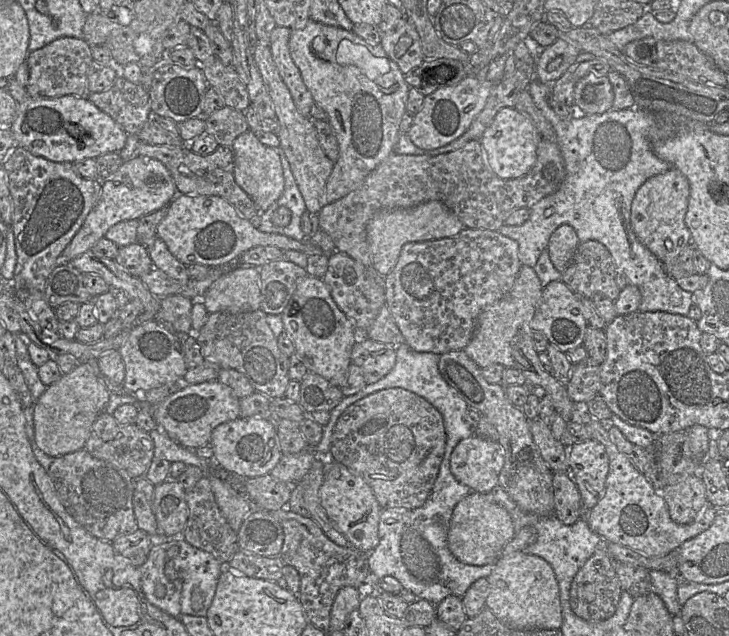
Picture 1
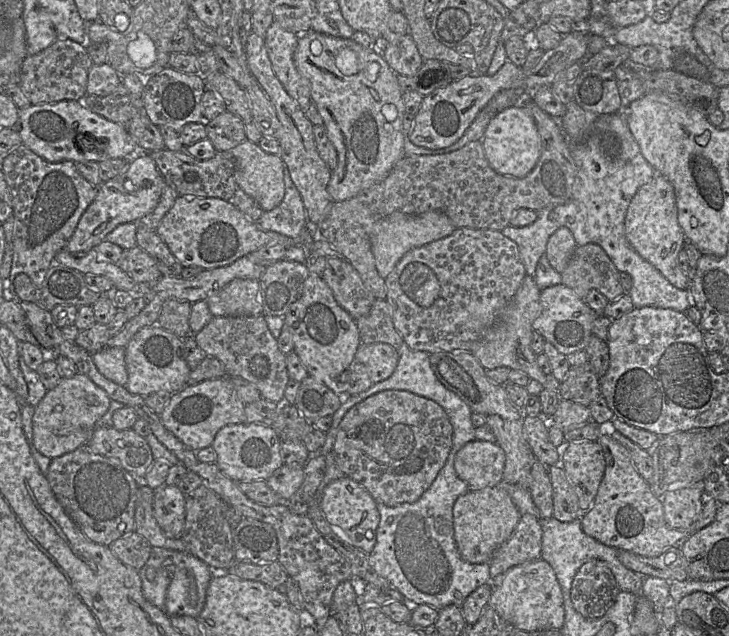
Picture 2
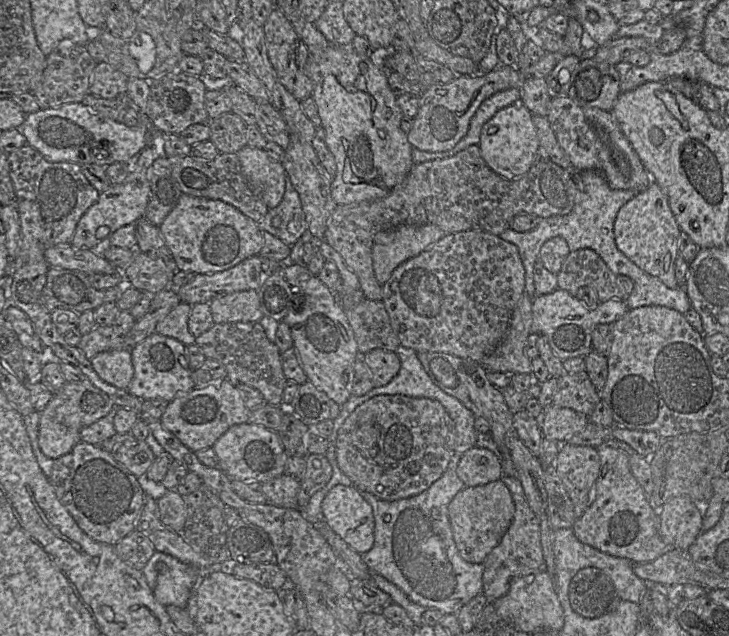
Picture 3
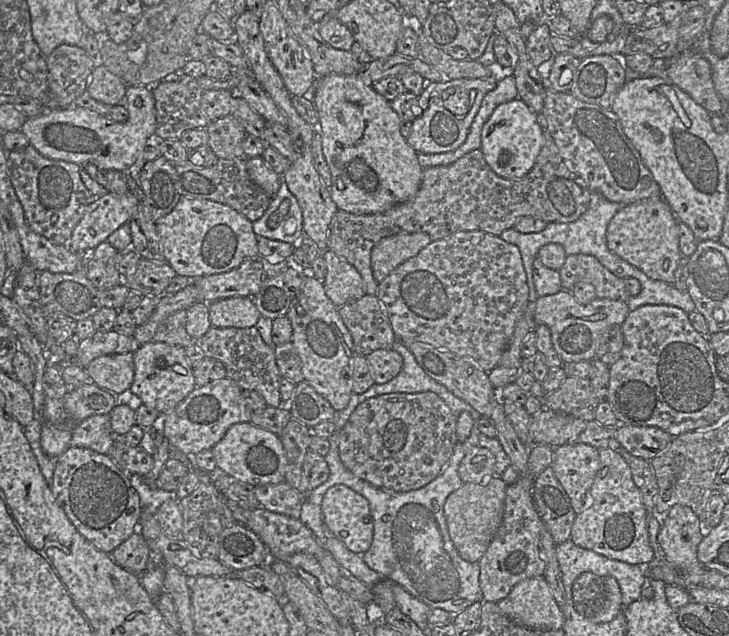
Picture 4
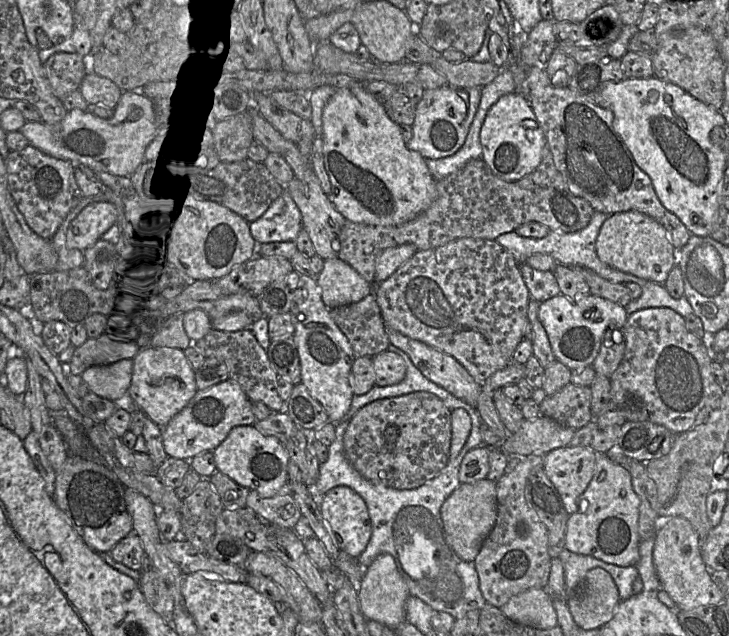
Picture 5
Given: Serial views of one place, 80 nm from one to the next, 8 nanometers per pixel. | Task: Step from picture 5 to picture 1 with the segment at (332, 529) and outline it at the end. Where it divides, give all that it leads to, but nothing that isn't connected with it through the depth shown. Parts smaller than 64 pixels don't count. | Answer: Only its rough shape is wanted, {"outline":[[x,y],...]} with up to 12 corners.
{"outline":[[324,463],[329,519],[355,548],[379,544],[383,509],[363,478]]}

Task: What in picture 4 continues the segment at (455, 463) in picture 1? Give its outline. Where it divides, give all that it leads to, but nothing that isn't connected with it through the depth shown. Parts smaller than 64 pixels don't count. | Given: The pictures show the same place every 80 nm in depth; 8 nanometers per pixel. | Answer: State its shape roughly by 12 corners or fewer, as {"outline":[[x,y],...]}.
{"outline":[[472,447],[458,474],[463,483],[482,483],[495,475],[495,457]]}

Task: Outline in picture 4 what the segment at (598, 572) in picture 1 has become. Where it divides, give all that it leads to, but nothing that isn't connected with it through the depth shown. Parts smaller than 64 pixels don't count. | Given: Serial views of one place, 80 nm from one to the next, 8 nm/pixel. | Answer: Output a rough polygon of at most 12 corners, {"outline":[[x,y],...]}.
{"outline":[[582,573],[573,583],[575,610],[590,618],[604,602],[604,577]]}

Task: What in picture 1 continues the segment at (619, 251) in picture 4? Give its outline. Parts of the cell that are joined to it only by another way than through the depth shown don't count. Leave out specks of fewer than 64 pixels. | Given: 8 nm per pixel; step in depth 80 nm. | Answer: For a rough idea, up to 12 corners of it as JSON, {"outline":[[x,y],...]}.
{"outline":[[677,169],[647,179],[631,205],[637,239],[688,292],[705,273],[680,271],[691,243],[690,187]]}

